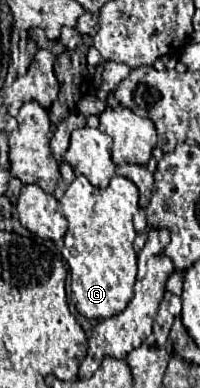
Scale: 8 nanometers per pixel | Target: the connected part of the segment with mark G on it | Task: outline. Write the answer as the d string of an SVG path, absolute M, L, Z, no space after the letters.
M77 175L65 191L61 213L68 221L61 251L71 276L71 301L87 319L107 319L121 313L133 297L137 255L133 249L133 213L139 209L139 191L133 181L115 175L107 189L93 187L87 177Z

